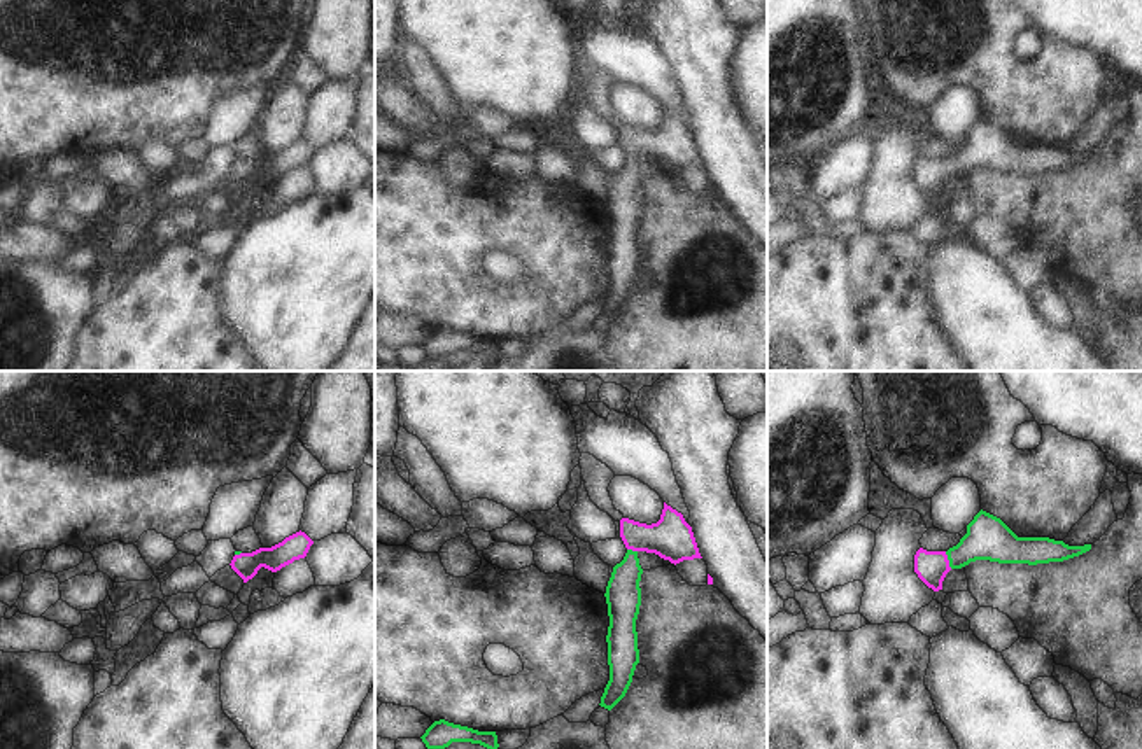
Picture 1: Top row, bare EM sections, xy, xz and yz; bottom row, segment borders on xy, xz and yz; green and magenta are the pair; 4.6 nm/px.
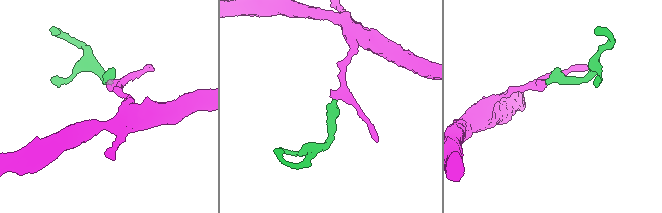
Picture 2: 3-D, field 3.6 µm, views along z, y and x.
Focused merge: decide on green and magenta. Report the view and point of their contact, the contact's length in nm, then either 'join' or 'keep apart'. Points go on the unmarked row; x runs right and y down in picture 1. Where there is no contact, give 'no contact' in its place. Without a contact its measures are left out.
yz (948, 167) | 90 nm | join

